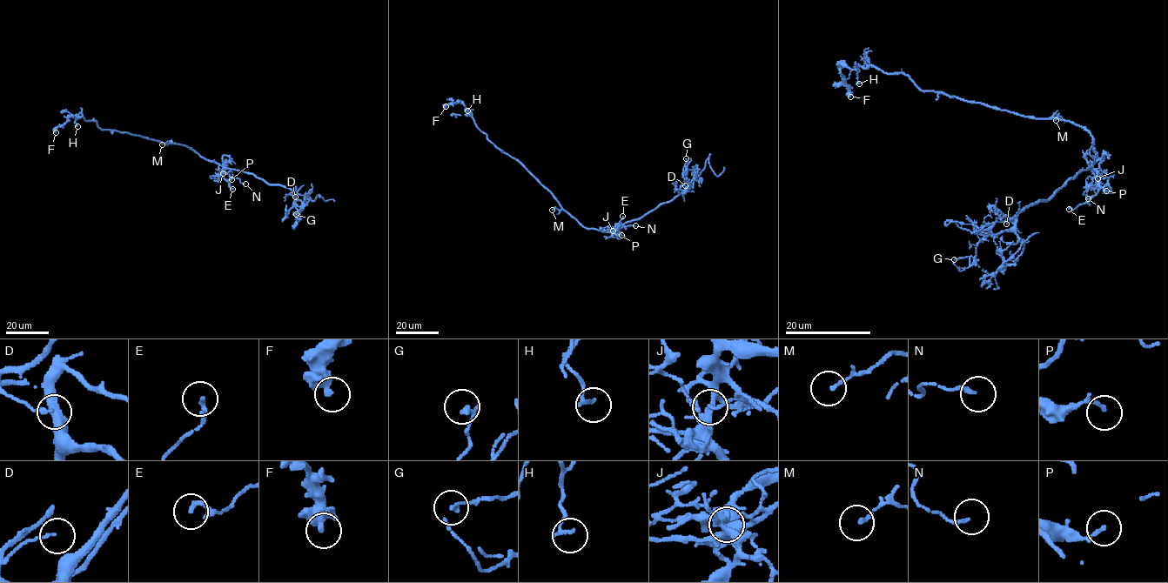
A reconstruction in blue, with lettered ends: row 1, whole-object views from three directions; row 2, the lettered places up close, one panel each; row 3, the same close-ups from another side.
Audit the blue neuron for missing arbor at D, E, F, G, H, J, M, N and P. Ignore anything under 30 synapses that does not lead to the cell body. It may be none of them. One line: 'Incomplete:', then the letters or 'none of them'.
Incomplete: none of them

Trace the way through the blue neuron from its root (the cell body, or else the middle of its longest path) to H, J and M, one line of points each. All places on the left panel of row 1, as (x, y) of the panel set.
H: (191, 150), (183, 144), (102, 130), (95, 121), (86, 121), (82, 117), (75, 122), (77, 126)
J: (191, 150), (219, 164), (225, 172), (223, 173)
M: (191, 150), (171, 141), (162, 144)

